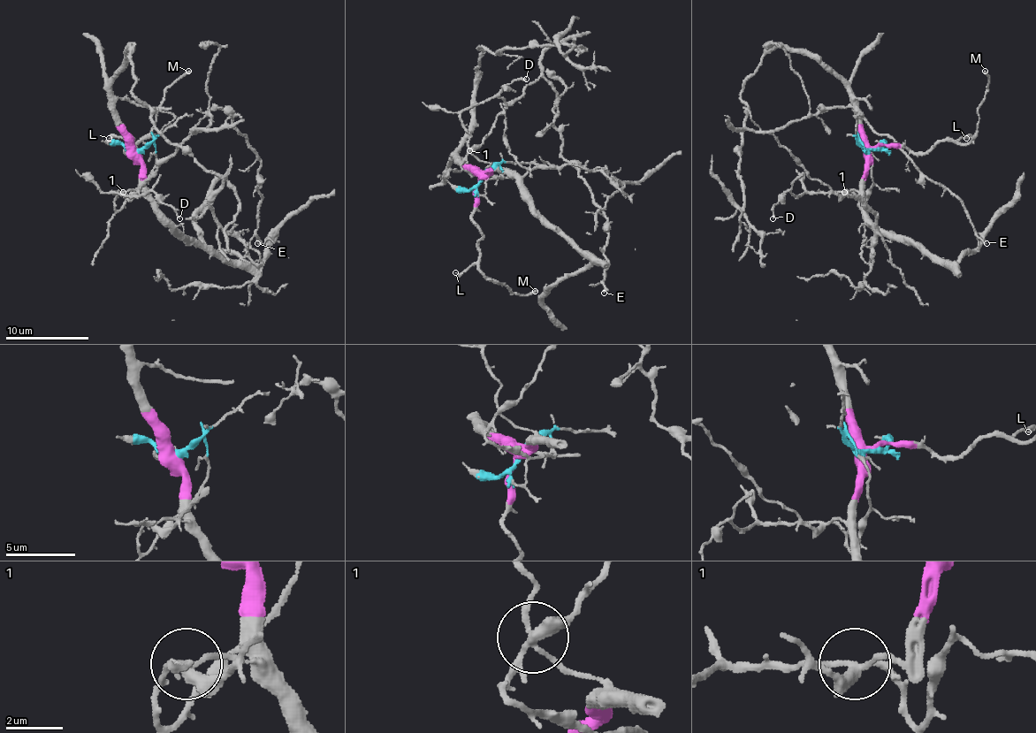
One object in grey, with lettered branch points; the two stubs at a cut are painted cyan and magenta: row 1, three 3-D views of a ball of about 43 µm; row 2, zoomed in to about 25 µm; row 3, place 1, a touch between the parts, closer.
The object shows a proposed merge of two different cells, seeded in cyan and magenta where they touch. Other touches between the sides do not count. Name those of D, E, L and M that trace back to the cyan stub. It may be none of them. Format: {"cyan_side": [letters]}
{"cyan_side": ["E"]}

